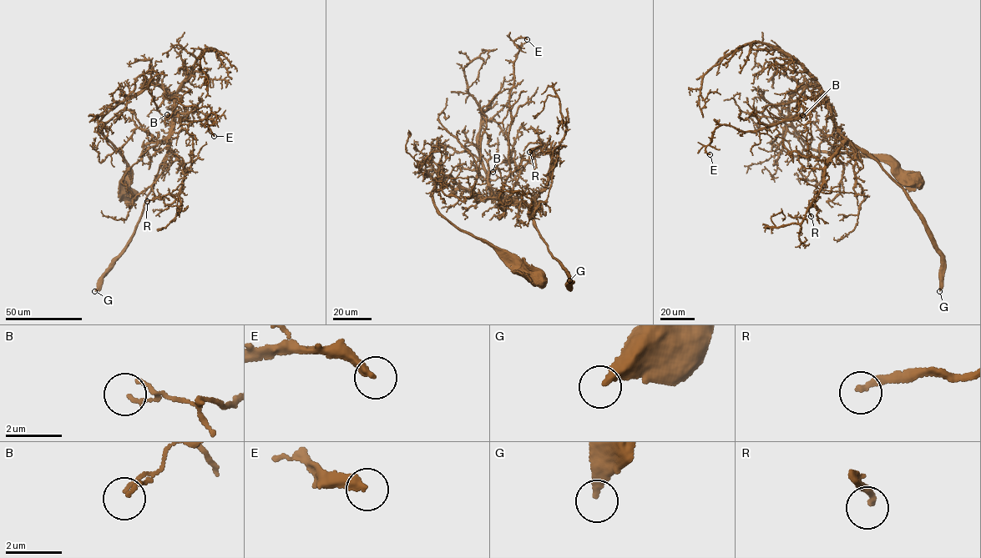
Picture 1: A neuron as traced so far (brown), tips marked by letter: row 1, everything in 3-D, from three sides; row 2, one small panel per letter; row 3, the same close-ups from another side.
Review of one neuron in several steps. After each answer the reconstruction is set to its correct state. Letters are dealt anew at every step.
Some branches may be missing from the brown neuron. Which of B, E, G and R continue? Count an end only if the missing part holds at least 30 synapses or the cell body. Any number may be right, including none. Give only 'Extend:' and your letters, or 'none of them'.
Extend: none of them

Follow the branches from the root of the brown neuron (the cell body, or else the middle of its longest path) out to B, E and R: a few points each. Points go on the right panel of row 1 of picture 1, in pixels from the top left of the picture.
B: (912, 179), (887, 160), (828, 153), (803, 143), (789, 102), (802, 87), (818, 85), (821, 100), (802, 115)
E: (912, 179), (887, 160), (803, 143), (789, 102), (818, 85), (808, 113), (754, 131), (720, 124), (710, 154)
R: (912, 179), (887, 160), (803, 143), (789, 105), (806, 84), (821, 88), (845, 139), (826, 166), (811, 216)

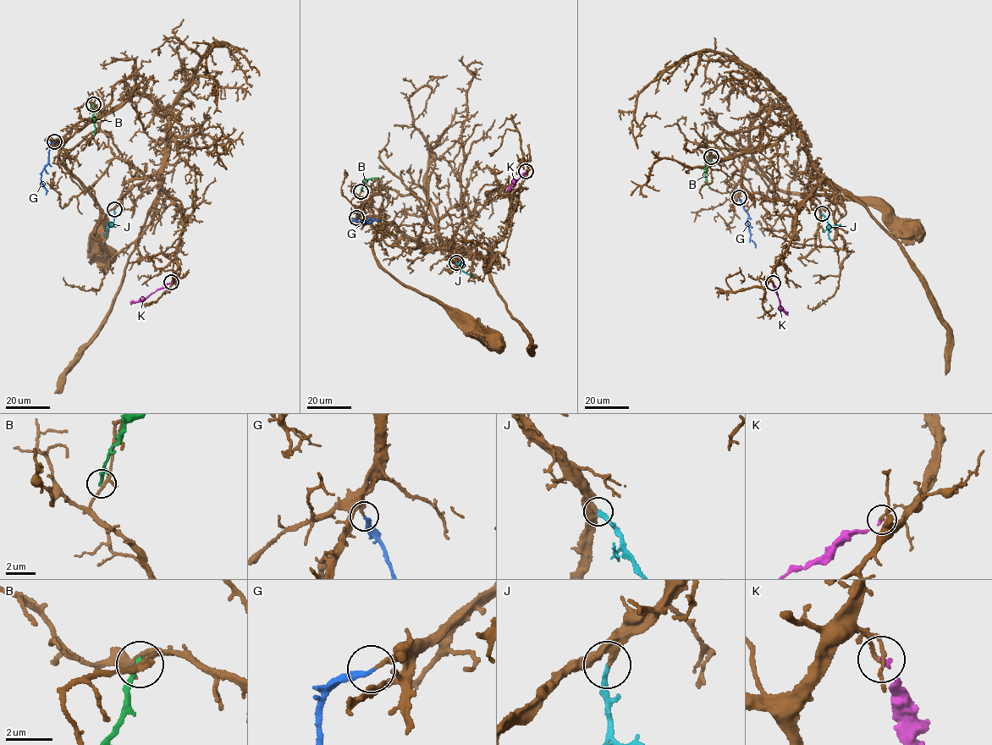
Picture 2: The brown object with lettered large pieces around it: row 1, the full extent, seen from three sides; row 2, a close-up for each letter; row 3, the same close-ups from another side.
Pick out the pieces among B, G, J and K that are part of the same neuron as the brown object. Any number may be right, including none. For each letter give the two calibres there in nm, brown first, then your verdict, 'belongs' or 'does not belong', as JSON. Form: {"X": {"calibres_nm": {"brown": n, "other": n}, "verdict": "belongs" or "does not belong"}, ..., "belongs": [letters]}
{"B": {"calibres_nm": {"brown": 220, "other": 220}, "verdict": "does not belong"}, "G": {"calibres_nm": {"brown": 200, "other": 240}, "verdict": "belongs"}, "J": {"calibres_nm": {"brown": 260, "other": 240}, "verdict": "belongs"}, "K": {"calibres_nm": {"brown": 160, "other": 120}, "verdict": "does not belong"}, "belongs": ["G", "J"]}

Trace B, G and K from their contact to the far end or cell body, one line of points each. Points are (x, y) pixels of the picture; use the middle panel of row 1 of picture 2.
B: (360, 191), (365, 182), (377, 178)
G: (356, 217), (355, 221), (363, 223), (369, 219), (380, 218)
K: (526, 171), (509, 190)

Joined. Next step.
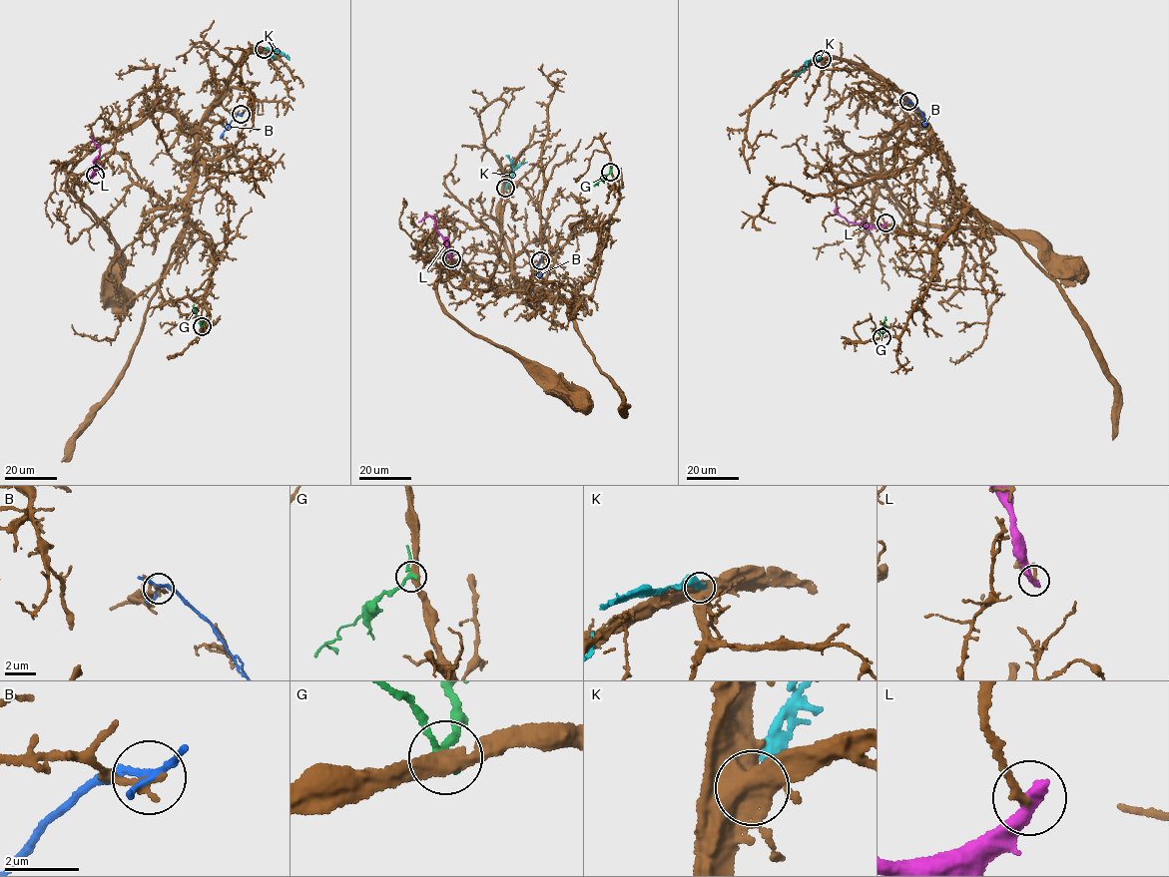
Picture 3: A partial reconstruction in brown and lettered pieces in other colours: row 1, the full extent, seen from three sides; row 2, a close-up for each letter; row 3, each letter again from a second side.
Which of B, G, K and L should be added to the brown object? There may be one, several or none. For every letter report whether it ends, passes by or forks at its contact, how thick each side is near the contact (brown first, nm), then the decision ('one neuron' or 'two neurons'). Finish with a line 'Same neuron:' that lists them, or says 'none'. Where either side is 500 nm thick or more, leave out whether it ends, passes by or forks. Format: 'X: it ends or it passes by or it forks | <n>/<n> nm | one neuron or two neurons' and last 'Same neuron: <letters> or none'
B: it passes by | 200/190 nm | two neurons
G: it passes by | 320/220 nm | two neurons
K: 650/320 nm | two neurons
L: it ends | 200/440 nm | two neurons
Same neuron: none

